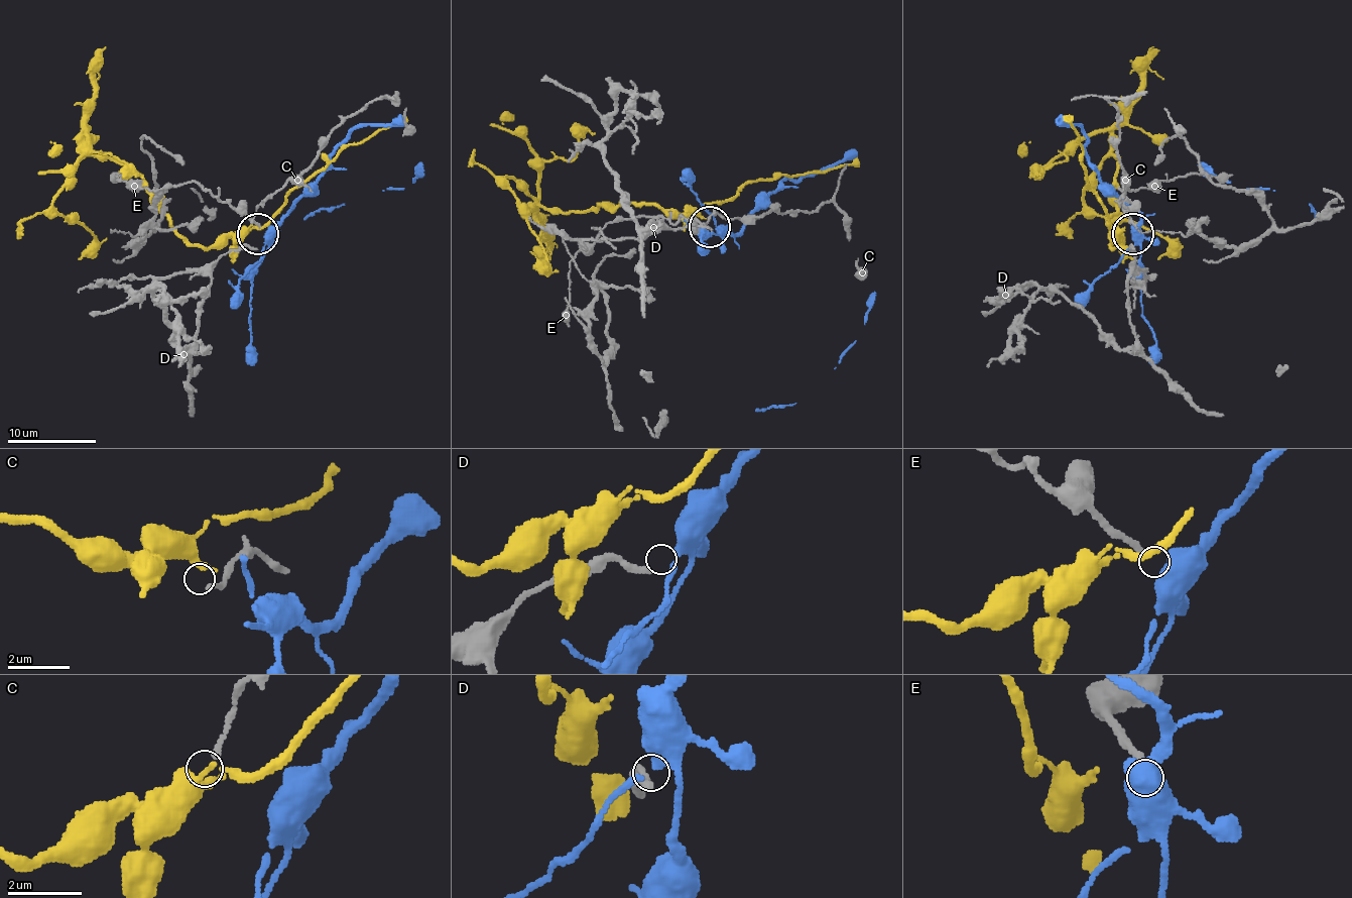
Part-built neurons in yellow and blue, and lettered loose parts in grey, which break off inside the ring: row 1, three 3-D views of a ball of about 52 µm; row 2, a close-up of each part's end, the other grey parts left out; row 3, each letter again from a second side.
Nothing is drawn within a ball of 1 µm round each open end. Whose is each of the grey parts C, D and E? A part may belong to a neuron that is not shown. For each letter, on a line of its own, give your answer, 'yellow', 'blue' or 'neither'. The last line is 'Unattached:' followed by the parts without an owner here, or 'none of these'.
C: neither
D: neither
E: blue
Unattached: C, D

